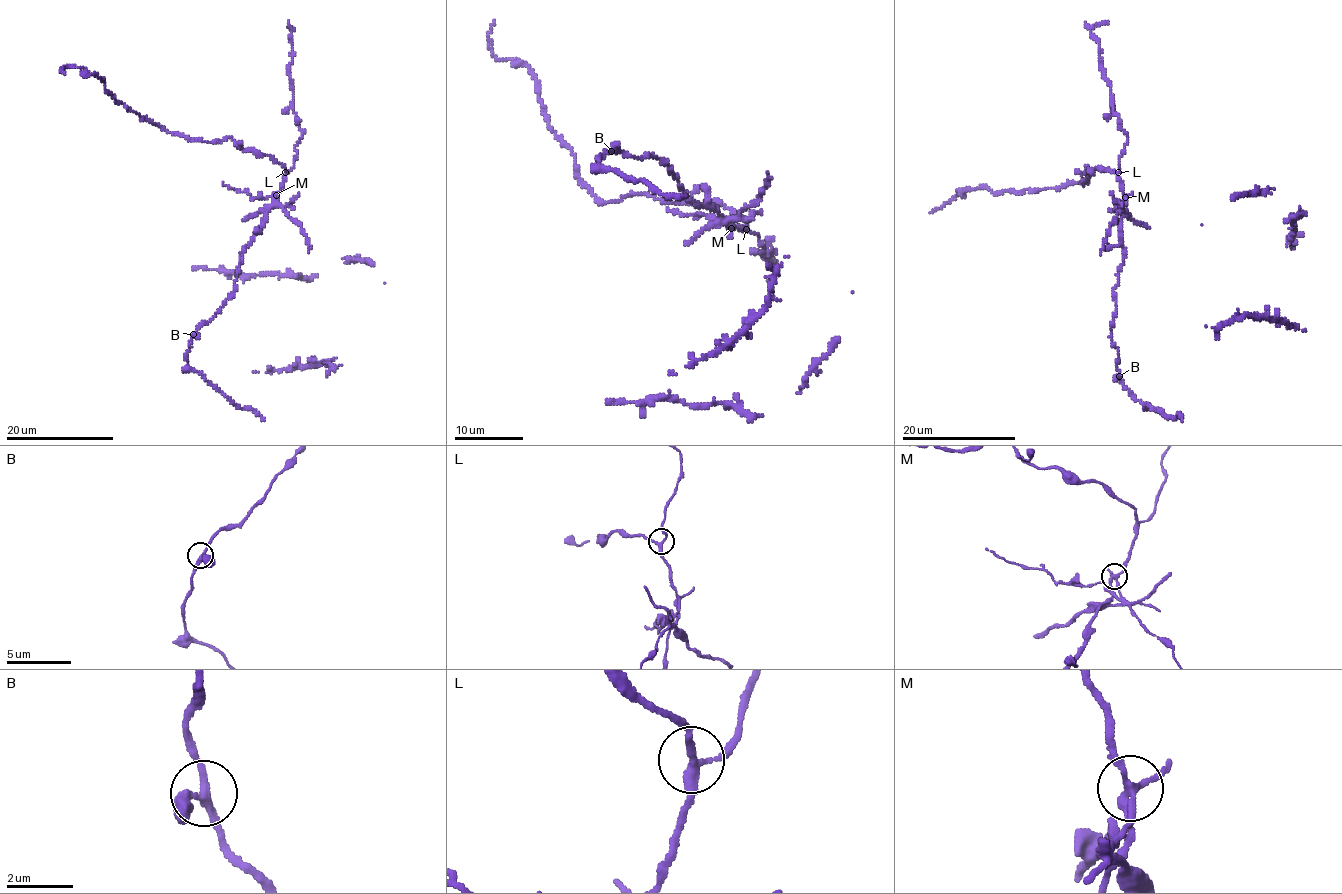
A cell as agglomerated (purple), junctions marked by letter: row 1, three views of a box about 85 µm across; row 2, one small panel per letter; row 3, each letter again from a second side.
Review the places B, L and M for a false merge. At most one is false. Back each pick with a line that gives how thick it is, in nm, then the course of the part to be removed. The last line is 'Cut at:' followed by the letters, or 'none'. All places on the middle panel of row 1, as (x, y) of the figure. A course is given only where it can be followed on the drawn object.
M: 240 nm thick; foreign part runs (732, 228), (743, 209), (760, 195), (769, 178), (768, 173)
Cut at: M

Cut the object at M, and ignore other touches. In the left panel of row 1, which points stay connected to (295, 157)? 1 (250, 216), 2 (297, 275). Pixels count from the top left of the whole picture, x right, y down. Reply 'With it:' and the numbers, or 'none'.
With it: 2

